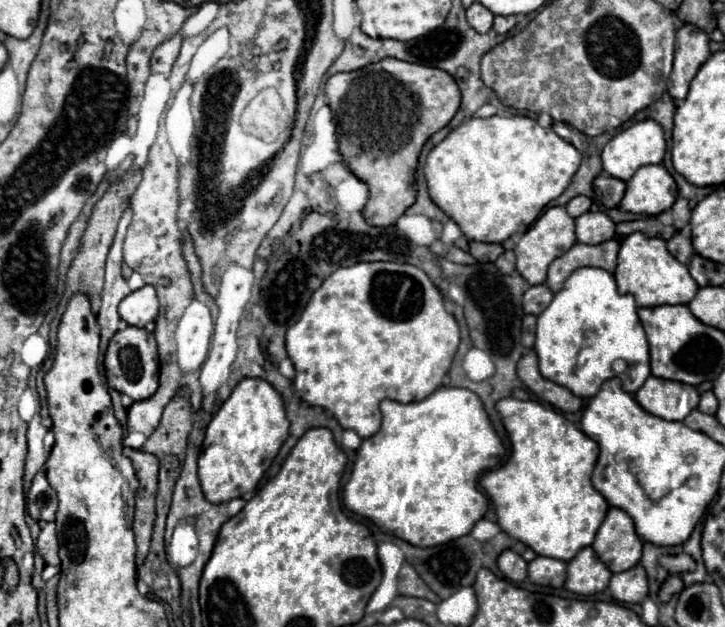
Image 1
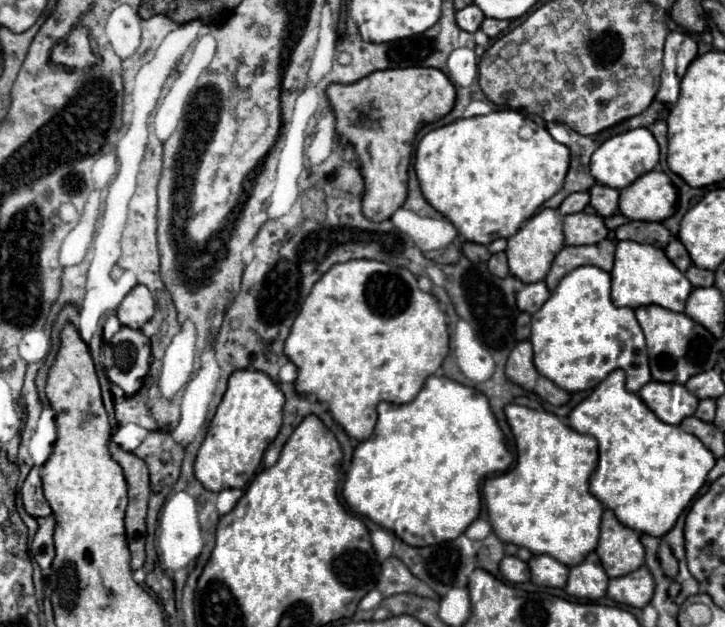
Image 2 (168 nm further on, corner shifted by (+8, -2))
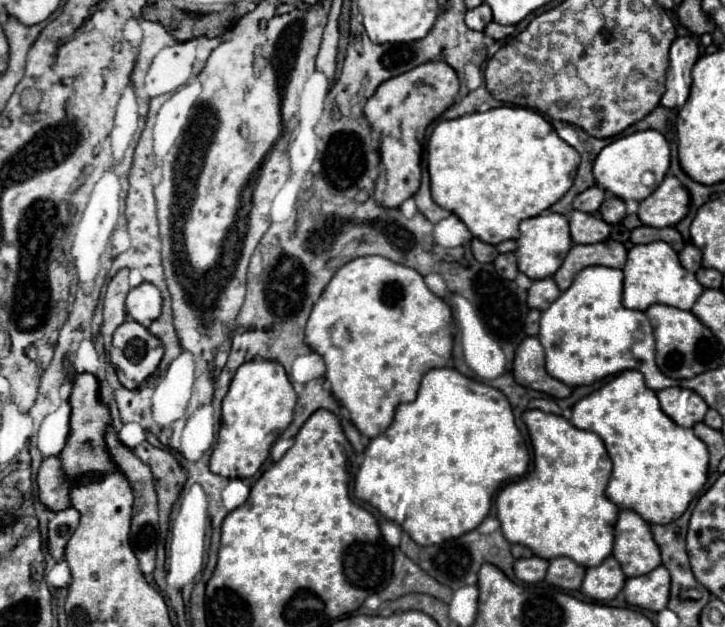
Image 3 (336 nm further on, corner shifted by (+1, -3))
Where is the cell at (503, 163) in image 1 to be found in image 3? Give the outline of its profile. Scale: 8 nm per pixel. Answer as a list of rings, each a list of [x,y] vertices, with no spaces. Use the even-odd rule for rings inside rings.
[[[498,107],[484,113],[470,113],[452,121],[442,121],[436,125],[428,141],[432,199],[440,207],[458,215],[474,237],[490,245],[498,245],[506,239],[518,239],[518,223],[536,217],[554,205],[572,187],[578,165],[578,151],[562,141],[540,113],[526,107]]]

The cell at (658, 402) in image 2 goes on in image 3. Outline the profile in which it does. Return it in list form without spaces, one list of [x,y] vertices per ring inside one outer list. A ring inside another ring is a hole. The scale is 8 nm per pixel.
[[[668,387],[656,395],[662,411],[680,427],[692,427],[694,423],[700,423],[708,411],[706,401],[690,389]]]

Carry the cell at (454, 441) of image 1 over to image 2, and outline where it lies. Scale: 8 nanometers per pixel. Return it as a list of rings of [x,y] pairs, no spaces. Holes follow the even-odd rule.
[[[429,376],[425,386],[421,388],[421,392],[417,394],[417,398],[409,404],[391,404],[391,402],[381,402],[379,404],[379,420],[377,426],[373,430],[373,436],[363,440],[353,454],[353,462],[351,462],[351,470],[347,474],[347,480],[343,484],[343,498],[349,504],[349,508],[353,512],[365,514],[367,518],[371,518],[373,522],[377,522],[379,526],[395,532],[395,536],[399,536],[403,542],[411,544],[411,546],[427,546],[427,544],[439,544],[439,542],[447,542],[447,540],[455,540],[459,534],[465,532],[465,528],[479,516],[481,510],[481,482],[485,480],[485,476],[495,474],[495,472],[507,472],[509,466],[513,464],[513,454],[507,450],[505,452],[505,436],[495,420],[495,414],[489,408],[489,400],[485,394],[481,394],[479,390],[471,388],[471,386],[463,386],[447,376]]]

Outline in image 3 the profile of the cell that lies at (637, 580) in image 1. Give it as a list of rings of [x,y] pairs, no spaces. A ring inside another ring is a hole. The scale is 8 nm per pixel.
[[[660,565],[646,575],[626,579],[622,591],[630,605],[650,609],[650,611],[662,611],[666,607],[668,595],[670,595],[668,569]]]

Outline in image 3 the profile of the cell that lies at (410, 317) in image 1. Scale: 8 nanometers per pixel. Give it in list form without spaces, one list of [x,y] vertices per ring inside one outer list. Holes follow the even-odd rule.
[[[372,255],[348,261],[336,271],[310,313],[304,343],[324,359],[324,379],[330,383],[336,401],[350,411],[360,435],[372,439],[392,423],[394,409],[400,403],[416,399],[420,381],[430,369],[446,367],[452,357],[450,325],[452,309],[426,287],[424,277],[416,269]]]

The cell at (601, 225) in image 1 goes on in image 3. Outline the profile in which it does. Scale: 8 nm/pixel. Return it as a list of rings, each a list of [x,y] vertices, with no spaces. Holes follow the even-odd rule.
[[[572,211],[570,235],[574,243],[582,243],[582,245],[600,243],[610,237],[610,225],[598,215],[584,213],[584,211]]]

